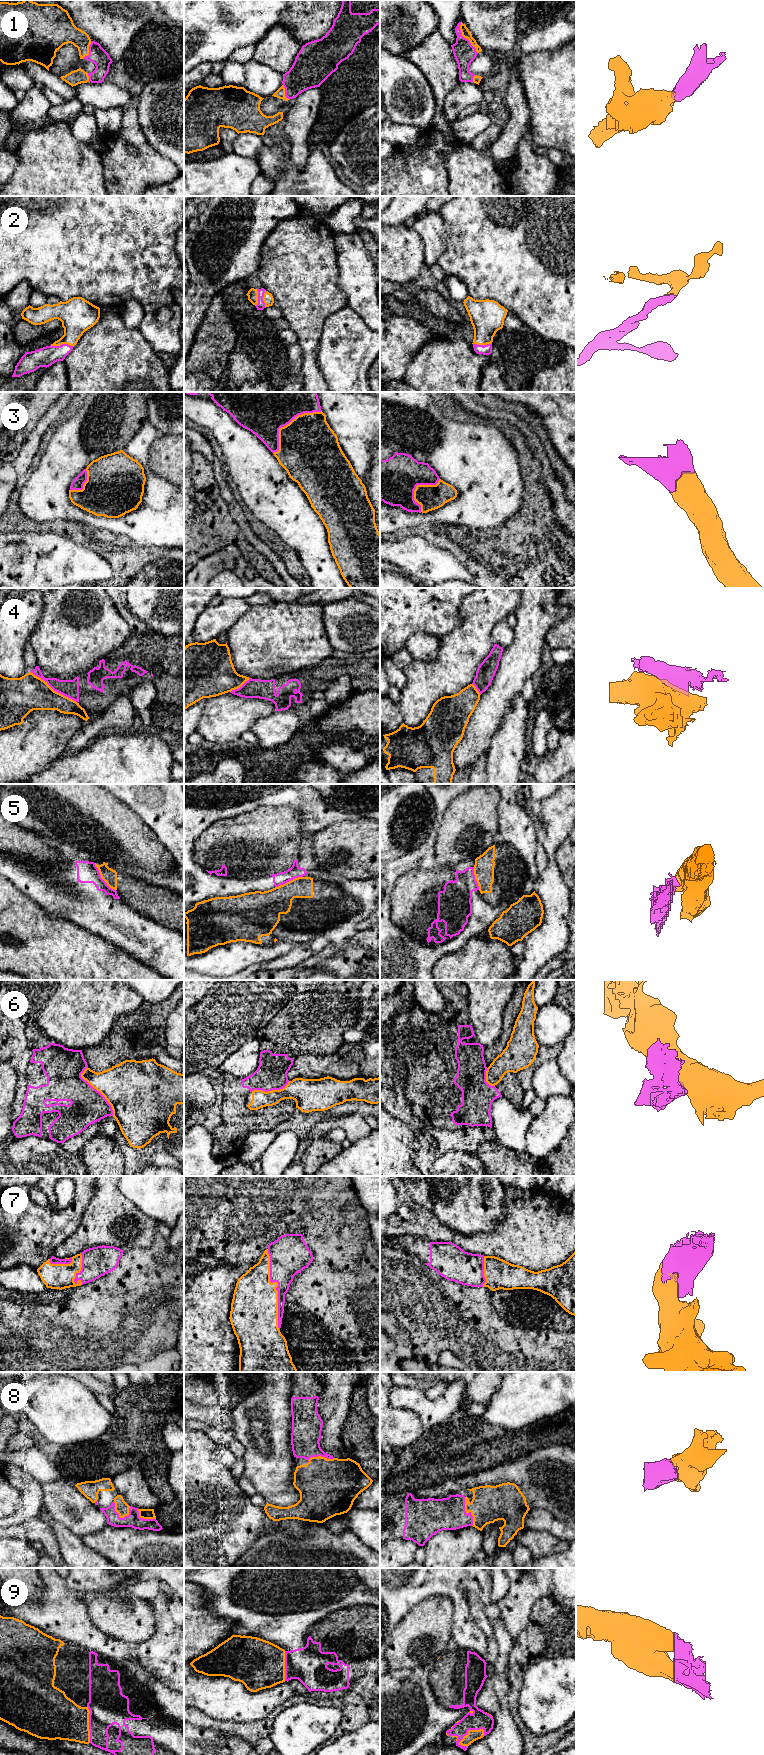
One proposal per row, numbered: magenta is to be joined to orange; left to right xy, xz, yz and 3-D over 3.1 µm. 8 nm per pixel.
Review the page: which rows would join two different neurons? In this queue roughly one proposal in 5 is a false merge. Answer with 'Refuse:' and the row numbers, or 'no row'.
Refuse: 4, 5, 6

